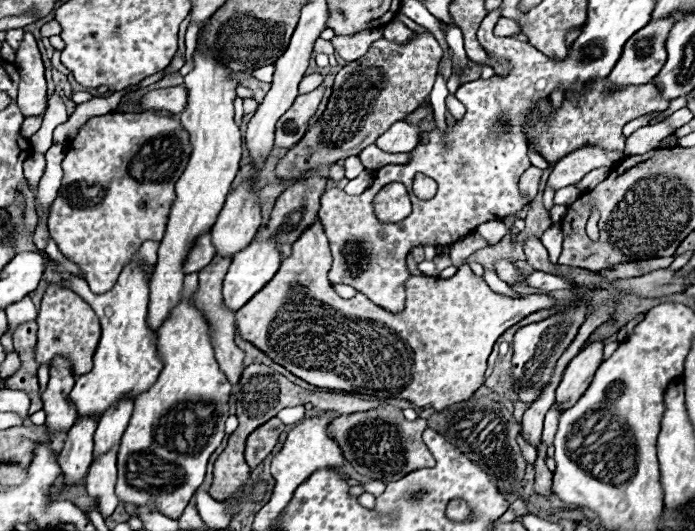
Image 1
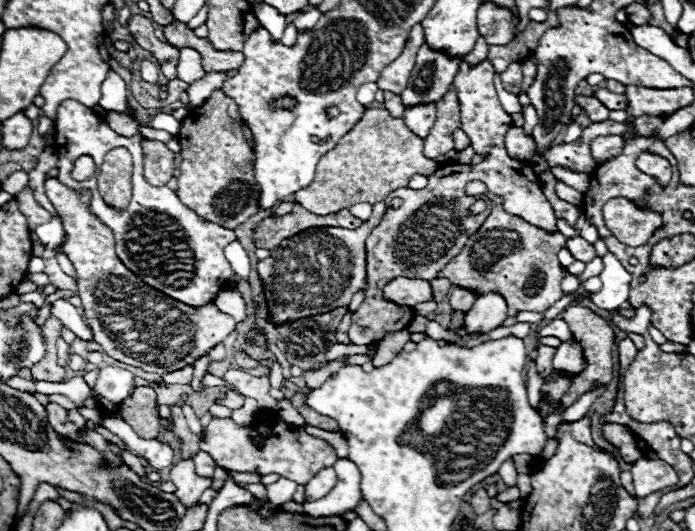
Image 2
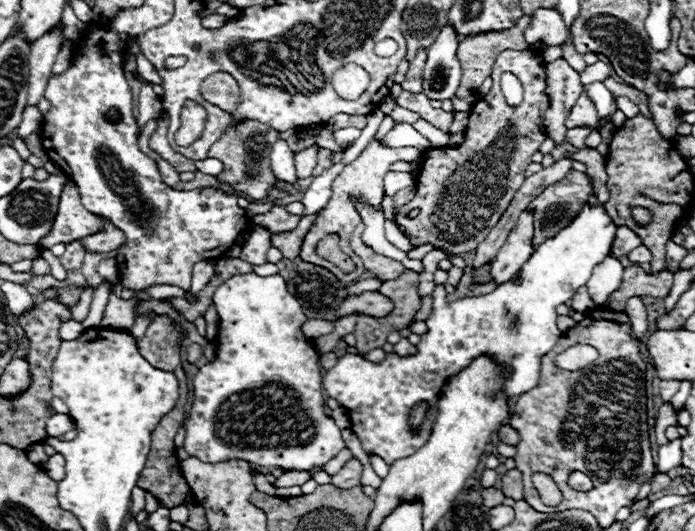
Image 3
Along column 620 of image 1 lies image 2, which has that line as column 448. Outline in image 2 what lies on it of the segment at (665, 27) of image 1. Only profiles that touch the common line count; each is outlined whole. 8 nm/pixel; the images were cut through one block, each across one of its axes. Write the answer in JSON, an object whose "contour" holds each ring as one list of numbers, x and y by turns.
{"contour":[[422,46,422,50,418,50,416,64,408,80,408,88,402,92,404,106,438,102,442,94,446,94,446,90,452,86,460,62,462,62,460,56,450,58,442,50]]}

